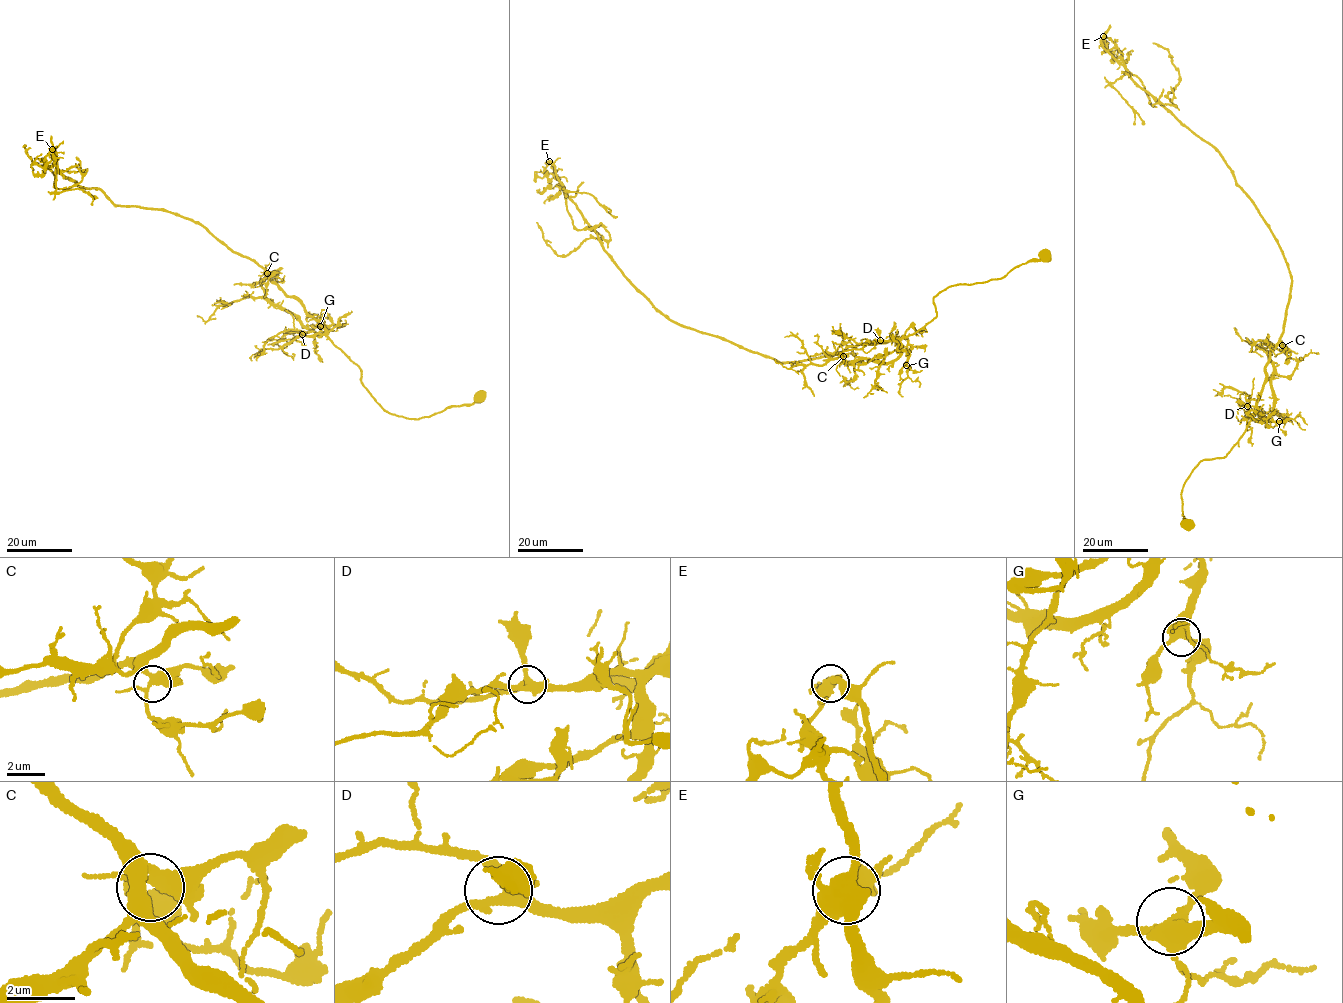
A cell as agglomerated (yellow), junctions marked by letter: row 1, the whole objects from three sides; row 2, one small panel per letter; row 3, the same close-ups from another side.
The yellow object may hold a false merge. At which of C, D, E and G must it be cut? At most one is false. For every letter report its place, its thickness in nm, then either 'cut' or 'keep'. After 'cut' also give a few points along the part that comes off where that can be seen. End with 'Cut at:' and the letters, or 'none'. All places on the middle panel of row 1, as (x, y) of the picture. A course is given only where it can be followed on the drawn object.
C: place (843, 356); calibre 340 nm; keep
D: place (880, 340); calibre 340 nm; keep
E: place (549, 161); calibre 480 nm; cut; course (549, 162), (575, 227), (601, 223), (610, 238), (585, 238), (560, 256), (537, 222)
G: place (906, 365); calibre 400 nm; keep
Cut at: E

